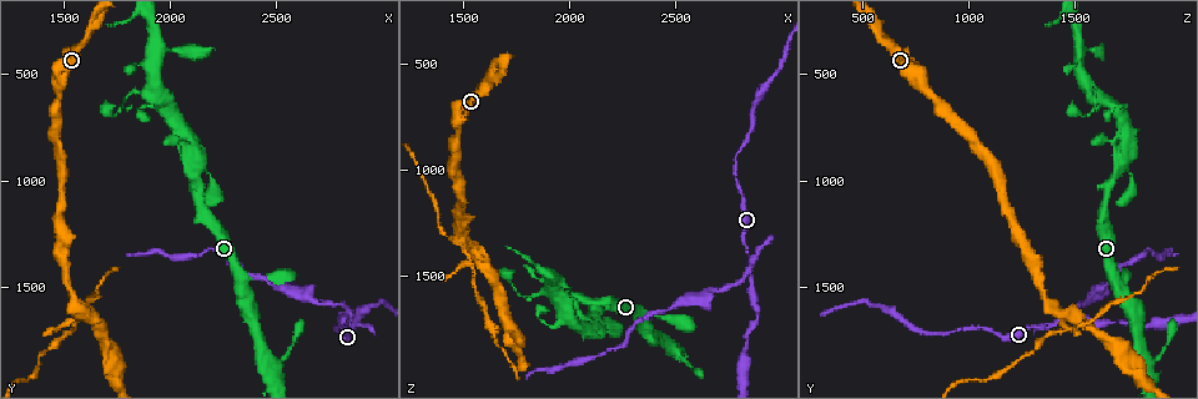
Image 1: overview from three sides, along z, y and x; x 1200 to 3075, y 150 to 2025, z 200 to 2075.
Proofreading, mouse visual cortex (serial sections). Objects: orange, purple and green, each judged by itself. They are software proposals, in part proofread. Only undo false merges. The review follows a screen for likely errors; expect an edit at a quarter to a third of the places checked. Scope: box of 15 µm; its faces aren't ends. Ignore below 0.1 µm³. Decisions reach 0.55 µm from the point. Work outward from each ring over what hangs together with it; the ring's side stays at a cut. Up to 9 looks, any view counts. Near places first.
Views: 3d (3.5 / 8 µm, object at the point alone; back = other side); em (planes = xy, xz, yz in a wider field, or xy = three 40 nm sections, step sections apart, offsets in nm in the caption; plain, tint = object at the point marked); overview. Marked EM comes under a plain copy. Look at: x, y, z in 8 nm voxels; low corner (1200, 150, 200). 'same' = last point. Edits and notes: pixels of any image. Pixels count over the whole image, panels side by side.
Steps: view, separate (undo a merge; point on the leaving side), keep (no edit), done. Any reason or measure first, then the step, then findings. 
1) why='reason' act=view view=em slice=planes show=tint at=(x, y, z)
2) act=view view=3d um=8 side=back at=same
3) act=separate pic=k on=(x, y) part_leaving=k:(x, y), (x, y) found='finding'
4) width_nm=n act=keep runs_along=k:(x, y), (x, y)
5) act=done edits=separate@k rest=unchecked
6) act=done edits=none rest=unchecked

why='sudden change in width' act=view view=3d um=3.5 at=(2080, 860, 1690)

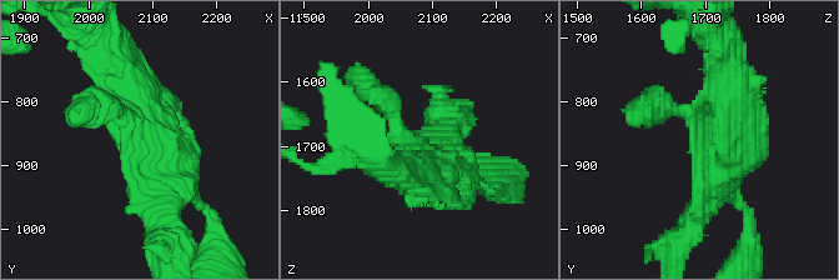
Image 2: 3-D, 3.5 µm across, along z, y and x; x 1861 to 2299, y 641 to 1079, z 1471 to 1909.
why='shape alone is not enough' act=view view=em slice=planes show=tint at=(2075, 845, 1690)

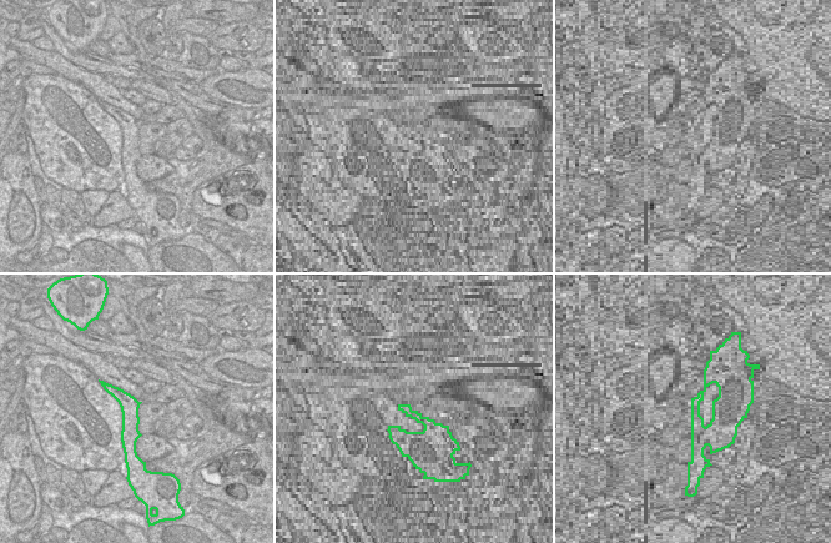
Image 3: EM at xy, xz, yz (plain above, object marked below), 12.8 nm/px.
act=keep found='all the same cell'

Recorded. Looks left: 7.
why='calibre changes' act=view view=3d um=3.5 at=(1900, 610, 1590)

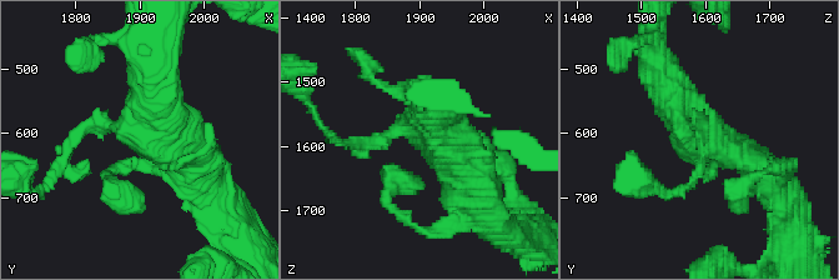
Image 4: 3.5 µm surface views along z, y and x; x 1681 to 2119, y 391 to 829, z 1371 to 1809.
arms=3 arm_widths_nm=200,450,450 why='need the tissue' act=view view=em slice=xy step=5 show=tint at=(1905, 600, 1575)

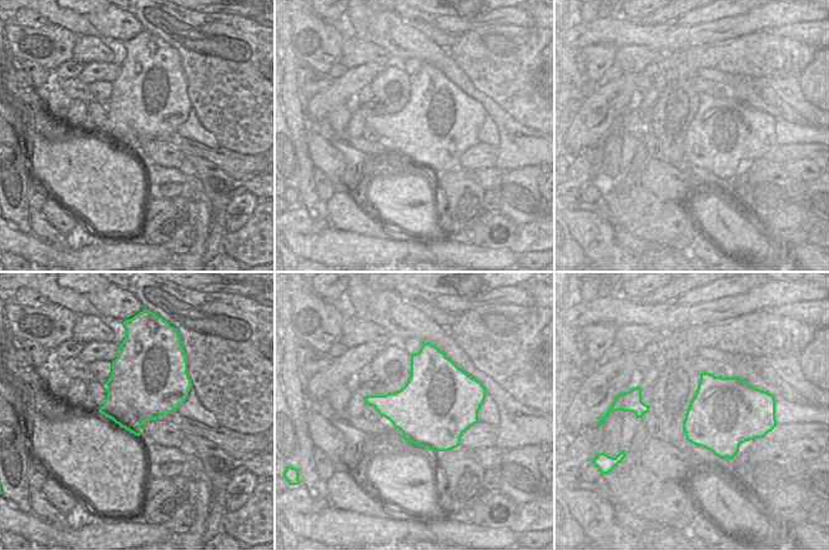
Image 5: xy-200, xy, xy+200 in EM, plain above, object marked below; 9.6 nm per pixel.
act=separate pic=4 on=(69, 141) part_leaving=4:(111, 124), (93, 120), (35, 193) found='a second cell is stuck on'

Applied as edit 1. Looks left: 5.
why='three arms meet' act=view view=3d um=8 at=(2860, 1640, 1440)

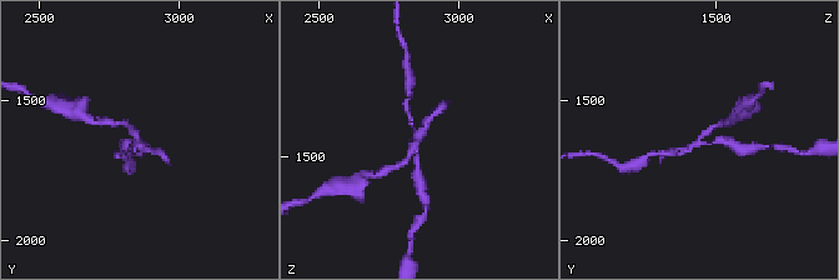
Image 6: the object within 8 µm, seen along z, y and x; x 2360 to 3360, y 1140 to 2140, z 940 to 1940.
why='zoom in' act=view view=3d um=3.5 at=(2860, 1640, 1440)

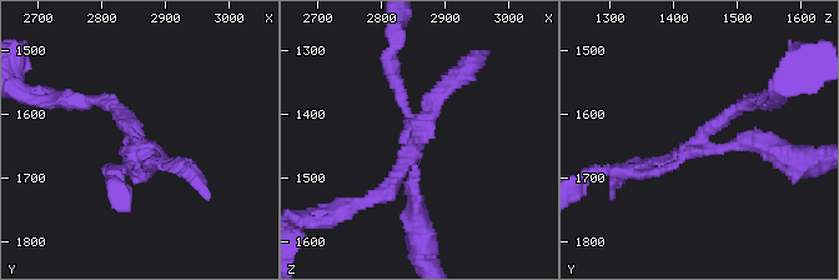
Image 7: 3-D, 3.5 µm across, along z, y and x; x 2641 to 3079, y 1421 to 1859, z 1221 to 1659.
act=view view=em slice=xy step=5 show=tint at=(2855, 1645, 1440)

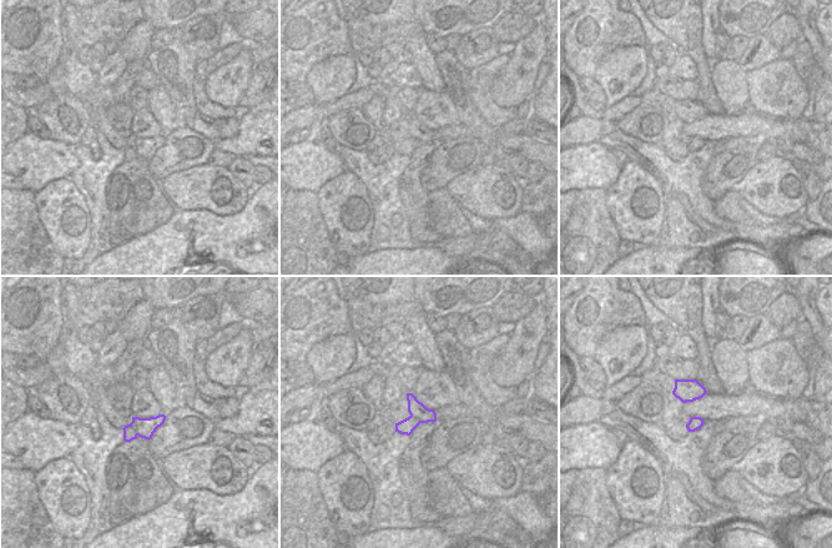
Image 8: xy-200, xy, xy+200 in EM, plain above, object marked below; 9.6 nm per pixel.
act=separate pic=7 on=(446, 84) part_leaving=7:(415, 121), (403, 170), (365, 201) found='two cells meet here'

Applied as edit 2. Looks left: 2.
act=view view=overview

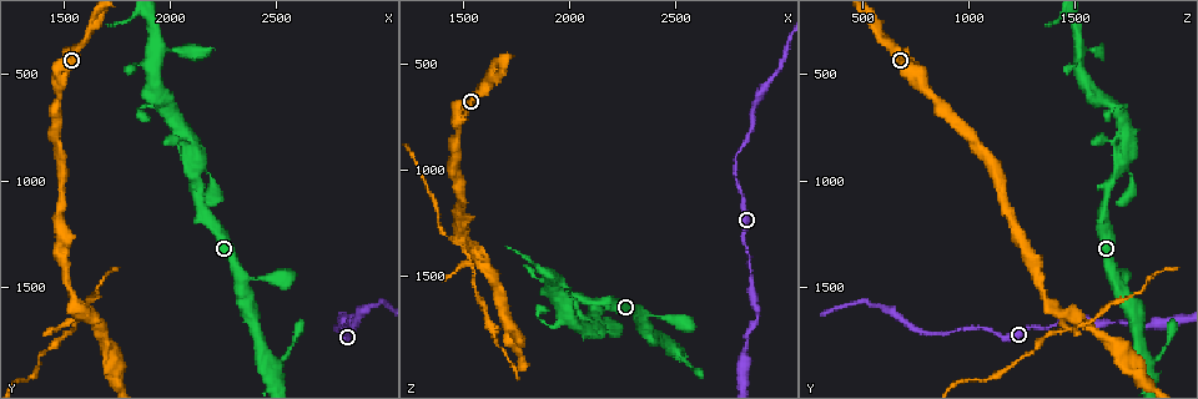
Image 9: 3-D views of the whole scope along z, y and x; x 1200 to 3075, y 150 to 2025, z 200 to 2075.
why='thin arm on a thick one' act=view view=3d um=3.5 at=(1560, 1640, 1420)

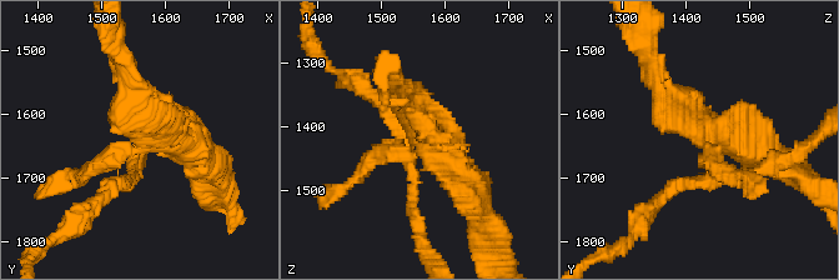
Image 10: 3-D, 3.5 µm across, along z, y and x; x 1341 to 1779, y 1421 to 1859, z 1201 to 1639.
act=separate pic=10 on=(413, 195) part_leaving=10:(413, 158), (363, 86) found='a second cell is stuck on'

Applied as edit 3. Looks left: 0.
act=done edits=separate@4,separate@7,separate@10 rest=unchecked

